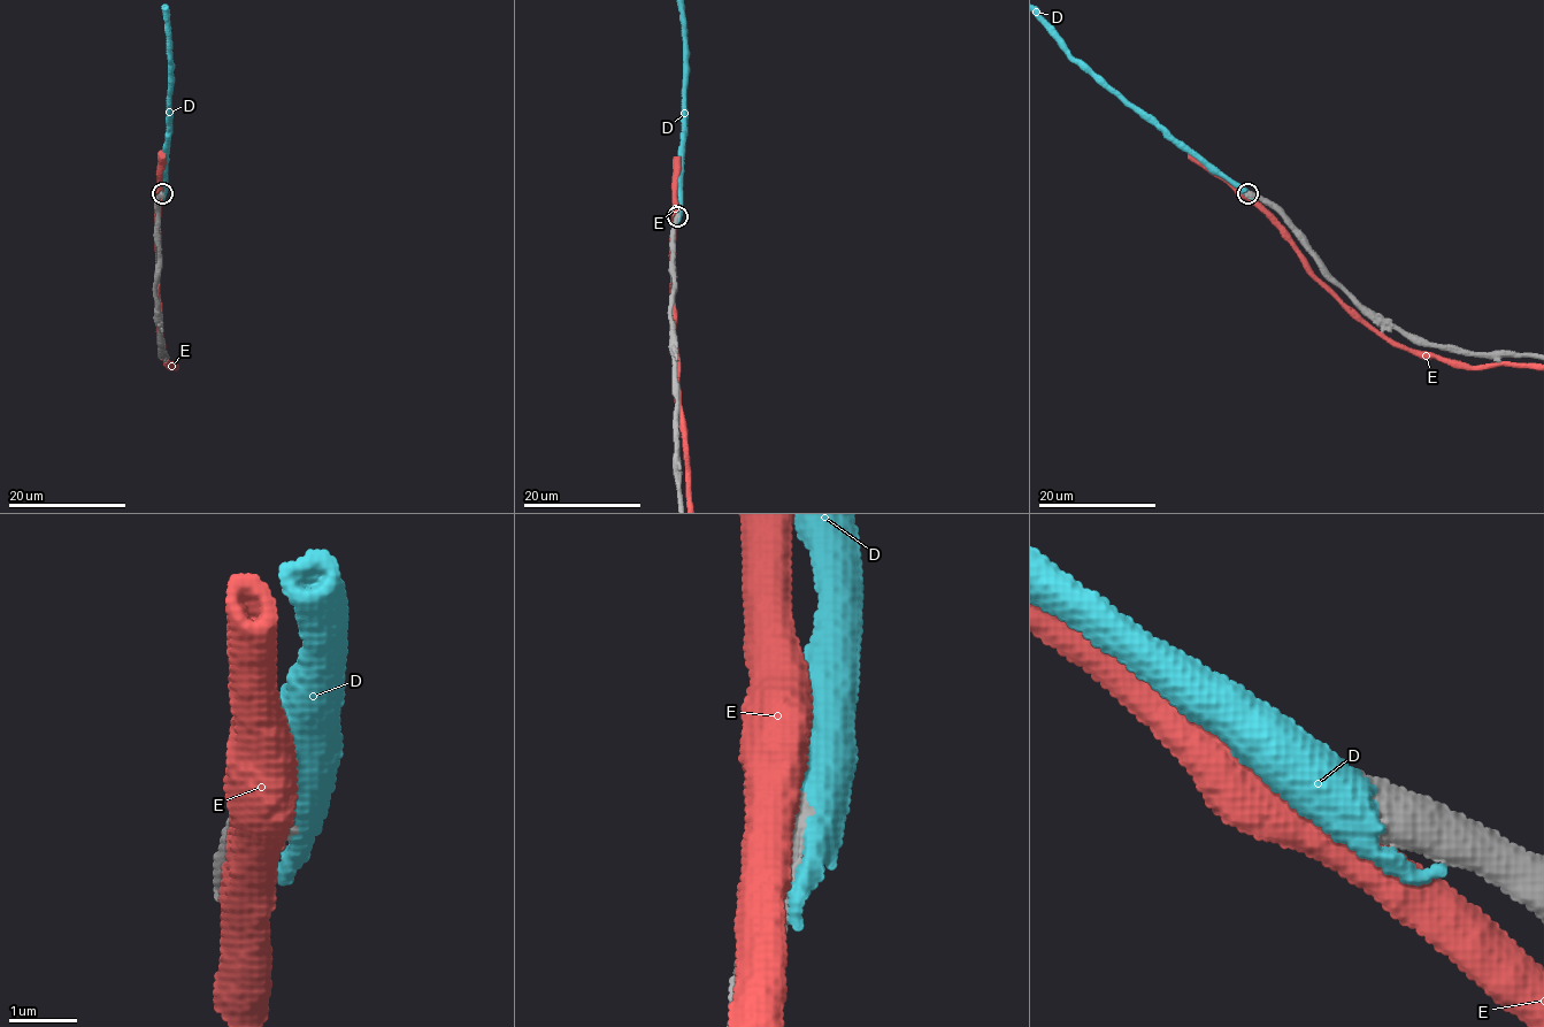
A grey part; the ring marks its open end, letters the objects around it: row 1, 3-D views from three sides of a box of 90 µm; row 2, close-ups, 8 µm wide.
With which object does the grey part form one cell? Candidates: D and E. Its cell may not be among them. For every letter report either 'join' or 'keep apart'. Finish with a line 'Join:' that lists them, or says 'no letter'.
D: join
E: keep apart
Join: D

